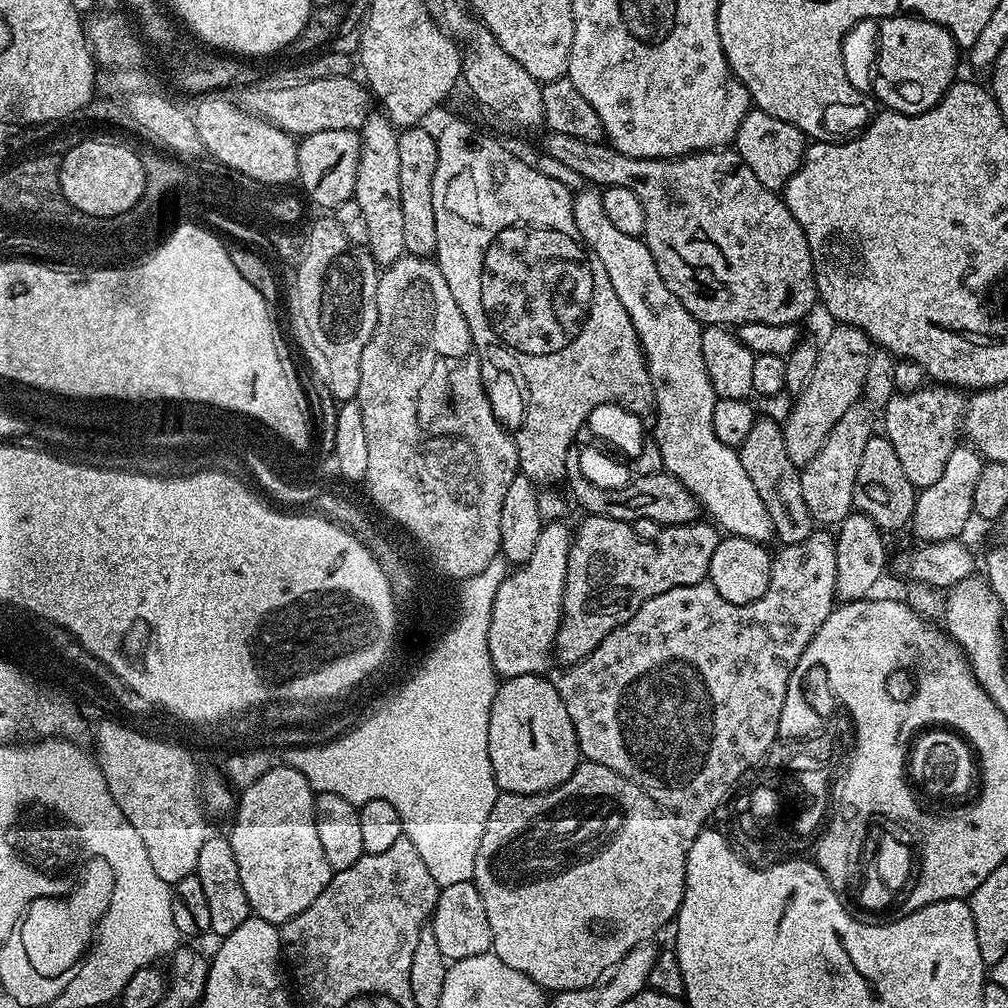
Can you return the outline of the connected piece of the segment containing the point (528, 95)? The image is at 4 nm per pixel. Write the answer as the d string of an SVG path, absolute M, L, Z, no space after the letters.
M480 26L477 29L467 37L468 49L465 47L462 52L463 87L468 87L473 98L482 107L489 108L502 123L524 132L539 129L544 123L541 81L530 78L527 70L522 70L520 63L514 62L514 58L498 46L498 38L494 38L487 28Z

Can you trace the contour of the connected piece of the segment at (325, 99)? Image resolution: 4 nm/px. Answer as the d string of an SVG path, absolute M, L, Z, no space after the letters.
M352 76L314 78L305 84L281 83L280 88L260 87L249 87L245 91L248 93L242 98L239 97L240 107L245 112L259 116L262 120L270 121L283 132L288 132L297 138L318 134L318 130L350 130L355 132L367 122L374 108L374 100L369 89L359 79Z

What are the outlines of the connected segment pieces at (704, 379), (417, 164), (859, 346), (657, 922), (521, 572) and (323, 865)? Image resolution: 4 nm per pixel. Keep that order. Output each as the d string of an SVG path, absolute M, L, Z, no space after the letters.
M585 186L572 197L572 209L574 210L574 226L578 226L578 234L598 254L598 262L602 262L606 275L610 278L610 286L614 286L614 294L626 306L626 314L630 314L630 322L634 322L634 330L640 339L640 345L644 351L644 357L648 363L650 382L656 399L656 433L654 439L662 450L662 462L664 471L690 490L701 509L708 512L713 521L727 535L741 536L747 540L759 540L768 542L773 539L774 533L770 514L766 514L766 506L762 506L762 498L758 498L758 490L754 490L754 482L746 478L746 469L740 461L739 451L722 442L718 434L714 434L714 406L718 399L714 386L708 377L706 362L702 362L702 325L694 319L690 310L670 294L670 286L662 282L662 274L658 274L658 266L654 266L654 254L645 246L639 236L622 234L610 222L606 214L606 206L602 206L603 191L596 186Z
M424 126L405 128L398 135L398 183L402 189L402 235L404 237L404 251L410 256L431 257L438 242L438 229L434 227L434 170L438 166L438 146L436 136L428 133Z
M837 323L836 329L828 335L825 340L819 341L820 353L818 354L818 366L814 366L814 375L810 377L810 382L806 390L795 397L796 405L788 412L788 417L783 417L782 427L786 438L786 454L790 454L790 462L798 466L803 466L822 450L822 446L828 441L830 430L861 399L866 382L866 370L870 370L870 358L874 351L872 339L862 330L852 328L848 324Z
M581 762L576 765L574 774L566 778L557 788L548 792L522 794L521 792L501 791L494 802L494 810L490 810L490 818L486 818L486 830L482 830L482 842L478 842L478 854L474 858L474 874L472 880L478 894L482 894L482 906L486 906L486 918L490 922L492 935L492 951L510 970L518 970L518 974L526 974L537 986L549 993L573 992L590 986L602 970L614 966L634 946L649 943L659 928L664 928L676 919L676 911L684 900L684 879L686 878L686 841L680 837L674 826L672 817L659 808L654 801L634 782L622 778L614 770L606 766Z
M548 522L545 523L544 529L538 534L538 543L534 546L534 554L530 554L530 558L526 558L526 562L519 566L513 567L509 571L508 576L502 582L502 586L498 586L498 595L494 598L494 610L490 614L490 662L494 666L497 677L507 678L509 676L538 676L547 673L548 663L554 660L554 645L556 643L556 635L560 629L560 619L564 613L564 587L566 586L566 566L568 565L568 555L570 554L570 546L572 545L572 537L574 535L571 527L567 528L564 522Z
M272 766L262 778L239 793L234 808L236 821L230 831L251 915L277 926L294 918L294 914L302 914L326 890L333 874L314 822L316 793L298 770L279 767Z

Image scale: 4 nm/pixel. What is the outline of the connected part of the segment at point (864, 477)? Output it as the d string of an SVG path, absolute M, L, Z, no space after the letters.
M873 434L870 442L866 442L866 450L862 450L862 462L858 466L858 478L854 478L854 498L852 503L855 511L869 516L874 526L884 534L896 532L899 528L907 529L912 522L916 509L918 489L906 478L902 465L898 463L898 454L894 446L890 446L888 437Z

